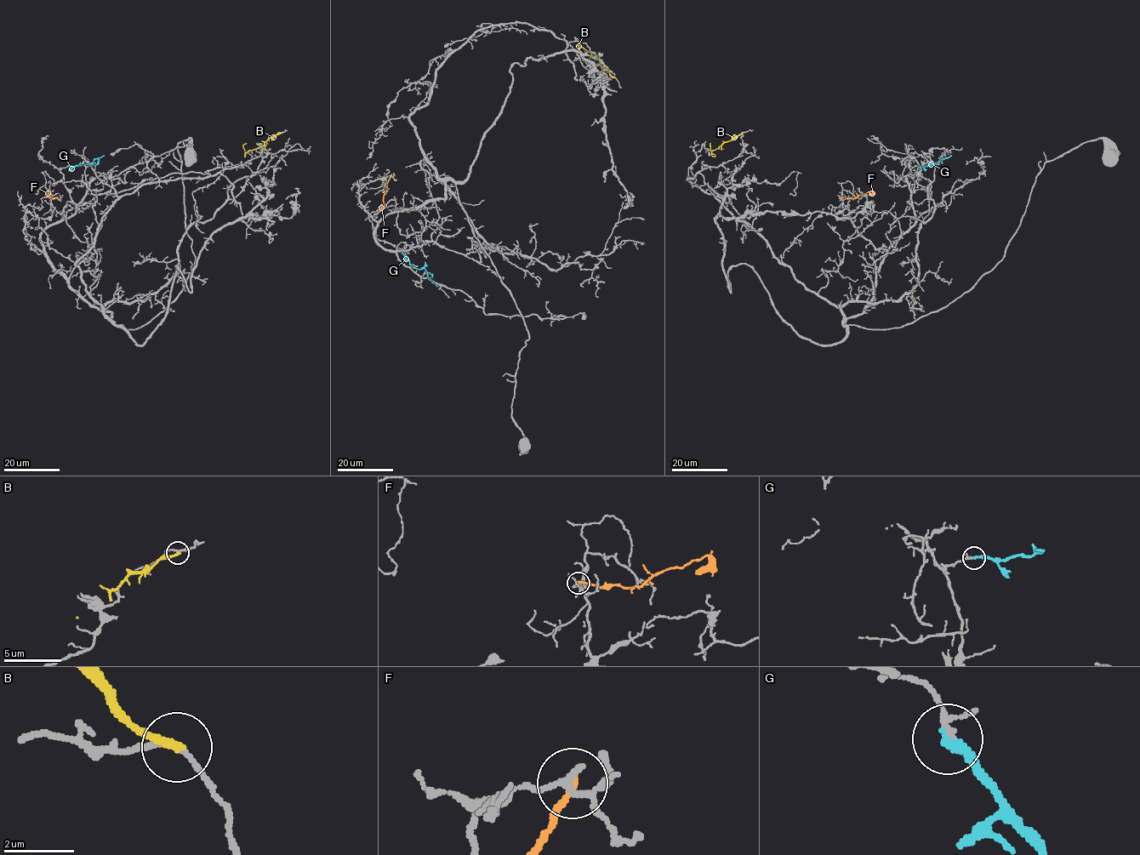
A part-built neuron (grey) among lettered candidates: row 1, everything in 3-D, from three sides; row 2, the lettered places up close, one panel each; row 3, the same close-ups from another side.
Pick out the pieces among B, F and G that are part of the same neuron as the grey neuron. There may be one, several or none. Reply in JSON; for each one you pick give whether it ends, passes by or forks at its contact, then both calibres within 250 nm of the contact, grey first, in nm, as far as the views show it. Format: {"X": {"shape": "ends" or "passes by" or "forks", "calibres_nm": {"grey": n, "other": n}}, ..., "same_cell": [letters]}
{"same_cell": []}

